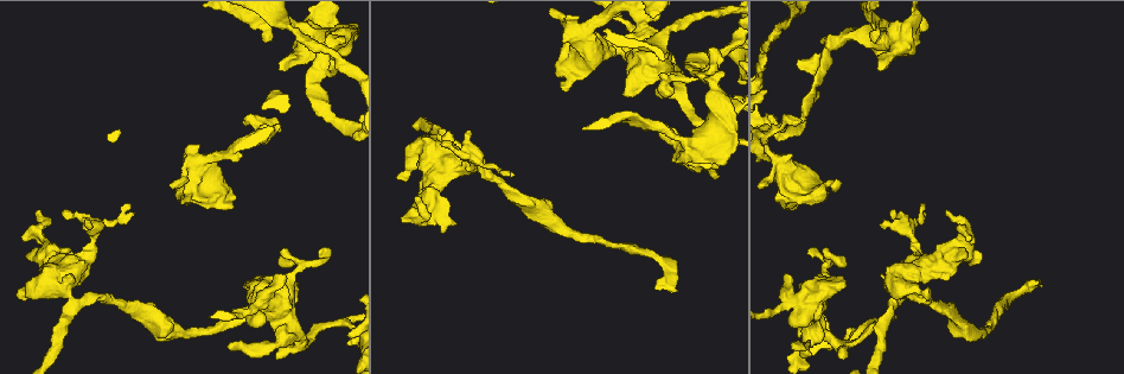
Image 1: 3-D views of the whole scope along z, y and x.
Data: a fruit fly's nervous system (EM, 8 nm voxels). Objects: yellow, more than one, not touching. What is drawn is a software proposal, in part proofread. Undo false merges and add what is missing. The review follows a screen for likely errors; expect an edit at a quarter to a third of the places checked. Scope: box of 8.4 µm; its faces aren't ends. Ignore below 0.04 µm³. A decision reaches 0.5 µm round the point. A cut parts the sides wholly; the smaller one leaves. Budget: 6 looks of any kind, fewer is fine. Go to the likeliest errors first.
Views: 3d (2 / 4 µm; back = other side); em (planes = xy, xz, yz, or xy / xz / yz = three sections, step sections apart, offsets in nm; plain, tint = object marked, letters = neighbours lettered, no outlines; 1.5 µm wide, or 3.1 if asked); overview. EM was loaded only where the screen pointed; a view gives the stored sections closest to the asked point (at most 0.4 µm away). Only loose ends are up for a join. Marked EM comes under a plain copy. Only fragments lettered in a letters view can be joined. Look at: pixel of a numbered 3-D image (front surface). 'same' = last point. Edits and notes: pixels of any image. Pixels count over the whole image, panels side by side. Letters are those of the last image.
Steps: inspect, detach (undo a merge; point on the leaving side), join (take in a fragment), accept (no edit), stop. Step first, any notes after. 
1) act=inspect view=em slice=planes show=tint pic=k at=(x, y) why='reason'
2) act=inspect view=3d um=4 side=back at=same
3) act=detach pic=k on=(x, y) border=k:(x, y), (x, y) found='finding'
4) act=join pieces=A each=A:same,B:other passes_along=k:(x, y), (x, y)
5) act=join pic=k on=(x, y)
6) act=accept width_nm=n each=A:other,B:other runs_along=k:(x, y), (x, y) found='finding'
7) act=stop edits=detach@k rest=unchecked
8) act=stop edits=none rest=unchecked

act=inspect view=em slice=xy step=8 show=tint pic=1 at=(244, 124) why='long arm stops here'

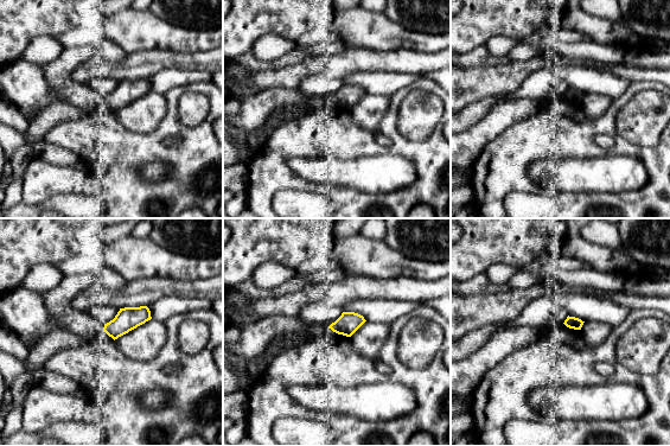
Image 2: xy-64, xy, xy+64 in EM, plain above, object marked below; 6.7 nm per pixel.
act=inspect view=em slice=planes show=letters at=same

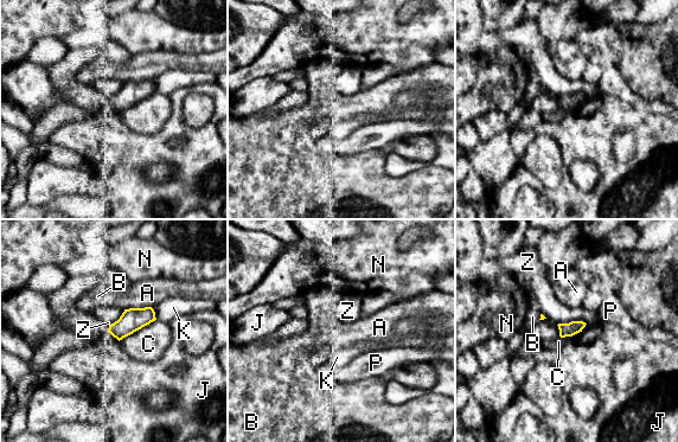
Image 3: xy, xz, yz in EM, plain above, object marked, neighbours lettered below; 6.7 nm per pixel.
act=accept each=A:other,B:other,C:other,J:other,K:other,N:other,P:other,Z:other border=3:(587, 324), (579, 332), (562, 338) found='no lettered fragment goes on from it'

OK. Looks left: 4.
act=inspect view=3d um=4 pic=1 at=(415, 196) why='free end'

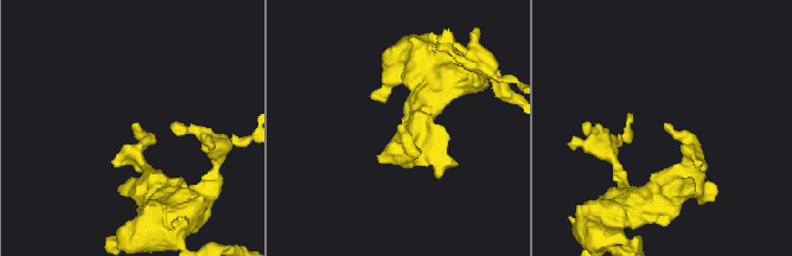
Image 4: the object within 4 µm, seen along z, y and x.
act=inspect view=em slice=planes show=tint pic=4 at=(400, 128) why='now the EM'

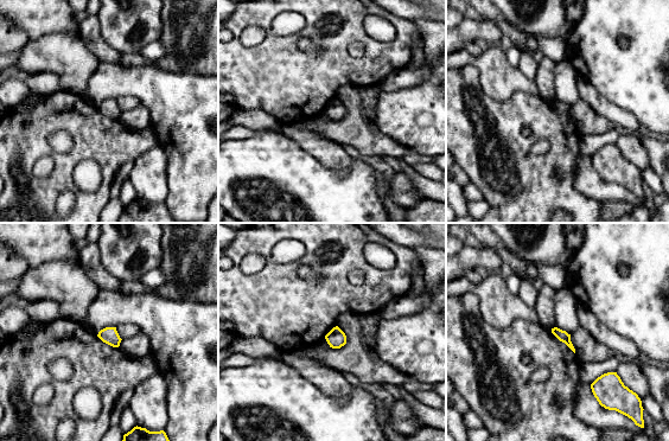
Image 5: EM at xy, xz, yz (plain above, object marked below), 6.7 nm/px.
act=inspect view=em slice=planes show=letters at=same why='what lies round it'

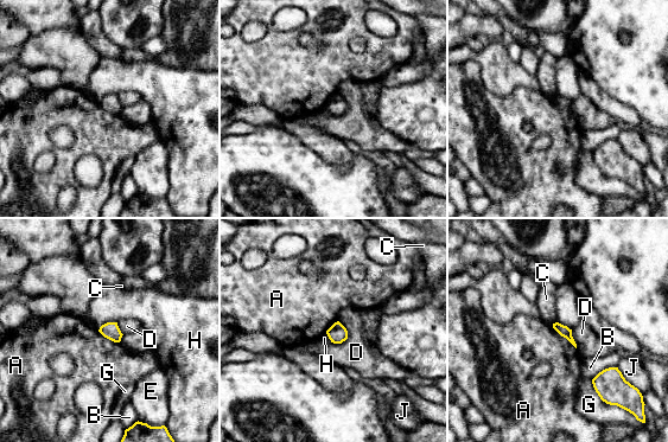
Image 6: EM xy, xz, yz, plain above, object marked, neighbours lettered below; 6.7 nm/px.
act=accept longest_contact=A:240nm each=A:other,B:other,C:other,D:other,E:other,G:other,H:other,J:other found='none of them fits'

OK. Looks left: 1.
act=stop edits=none rest=unchecked

